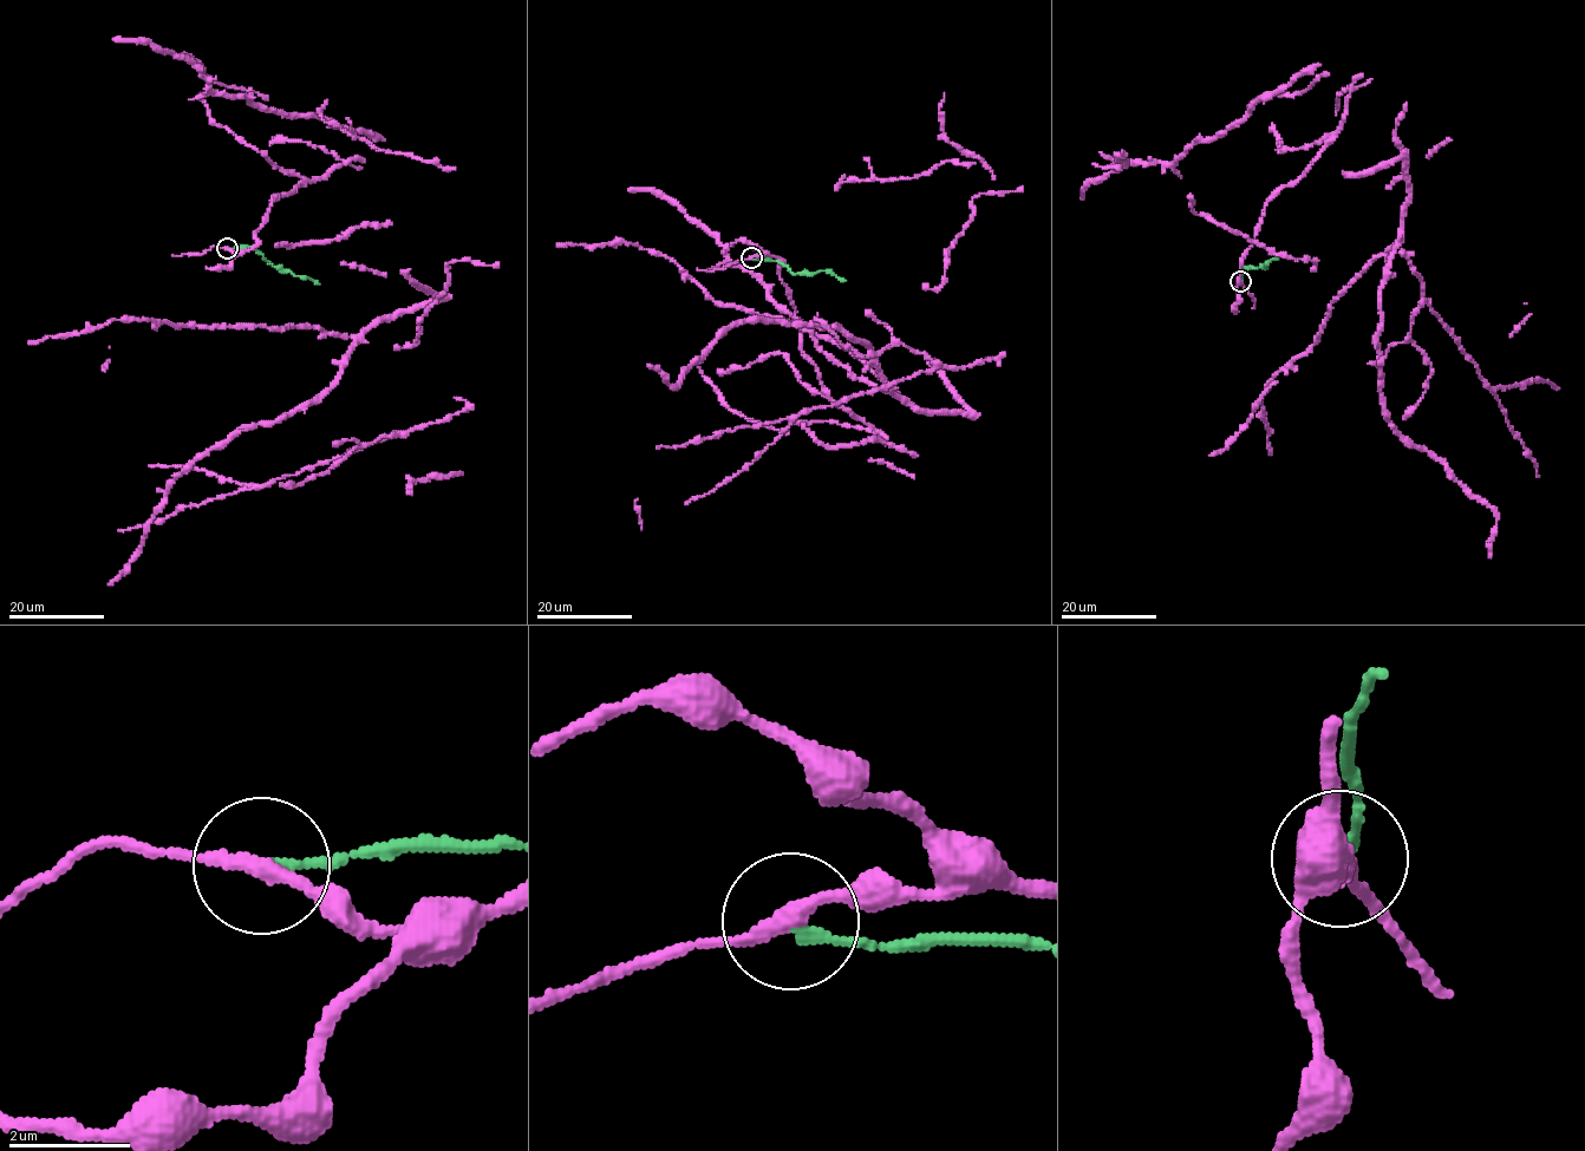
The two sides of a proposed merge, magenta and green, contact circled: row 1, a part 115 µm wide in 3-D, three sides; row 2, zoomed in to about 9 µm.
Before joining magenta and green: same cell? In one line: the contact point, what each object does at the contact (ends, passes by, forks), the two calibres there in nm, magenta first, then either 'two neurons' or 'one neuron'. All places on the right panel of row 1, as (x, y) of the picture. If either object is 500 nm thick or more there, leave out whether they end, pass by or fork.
(1240, 281) | magenta passes by | green ends | 240/130 nm | two neurons

